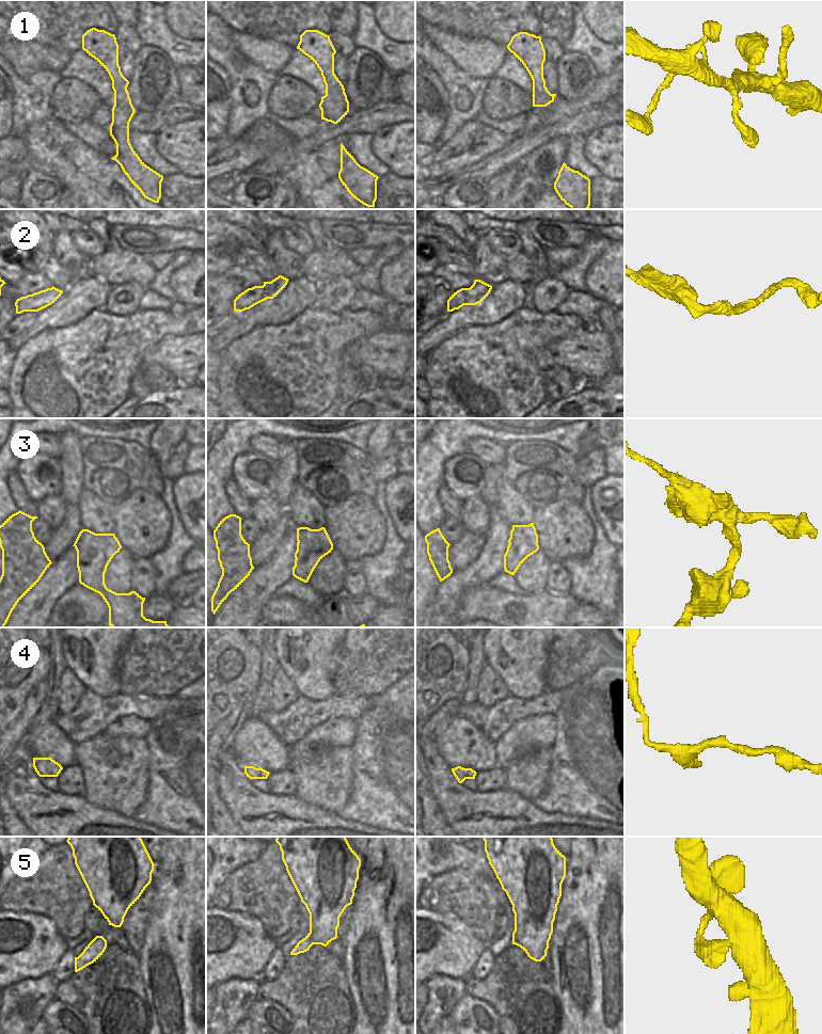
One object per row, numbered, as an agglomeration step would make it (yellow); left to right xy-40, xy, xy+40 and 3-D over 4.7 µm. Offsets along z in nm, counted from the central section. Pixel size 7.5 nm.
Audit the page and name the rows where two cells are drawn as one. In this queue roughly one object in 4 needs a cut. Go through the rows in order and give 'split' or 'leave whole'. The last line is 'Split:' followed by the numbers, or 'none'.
1: leave whole
2: leave whole
3: split
4: leave whole
5: leave whole
Split: 3

